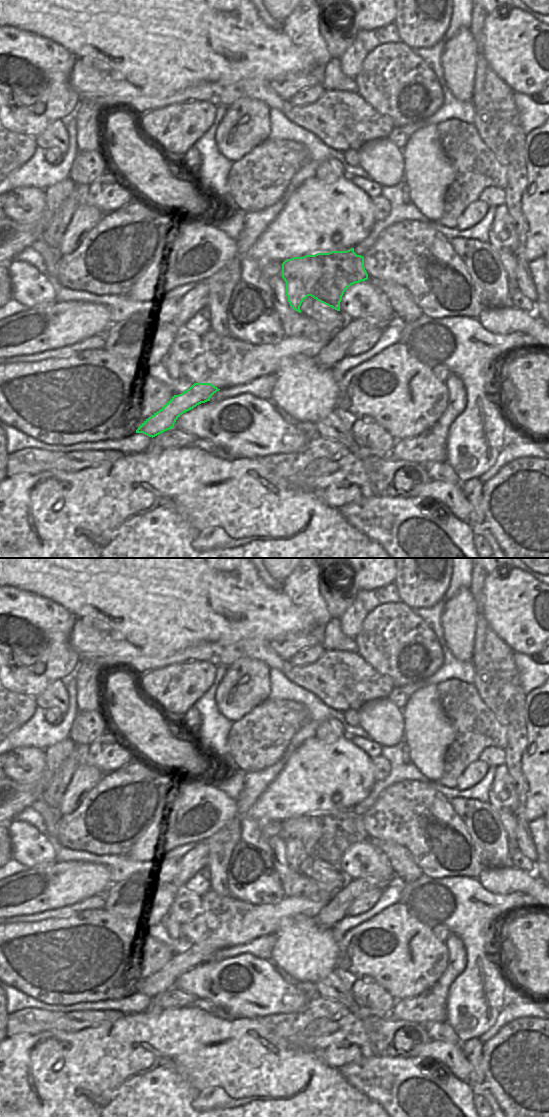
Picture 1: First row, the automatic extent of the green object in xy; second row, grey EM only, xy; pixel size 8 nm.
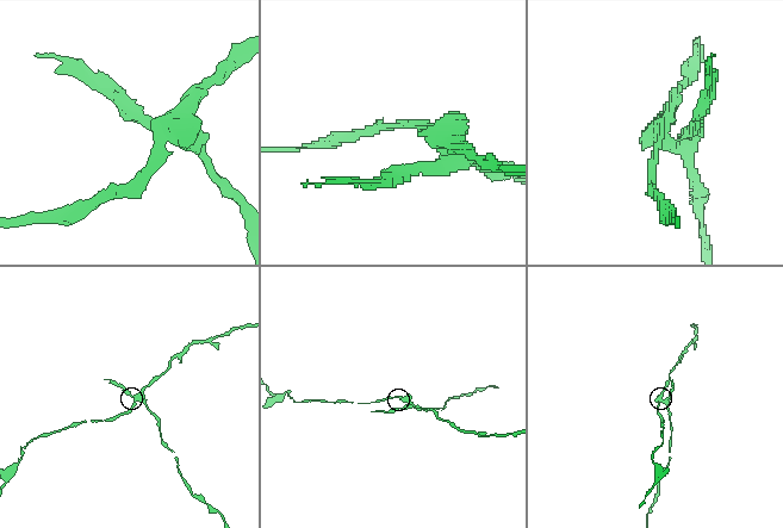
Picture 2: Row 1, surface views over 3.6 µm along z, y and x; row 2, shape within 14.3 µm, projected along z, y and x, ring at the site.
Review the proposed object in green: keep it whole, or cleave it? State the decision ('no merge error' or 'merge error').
merge error

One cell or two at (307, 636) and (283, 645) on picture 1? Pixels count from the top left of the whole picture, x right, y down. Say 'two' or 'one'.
one

